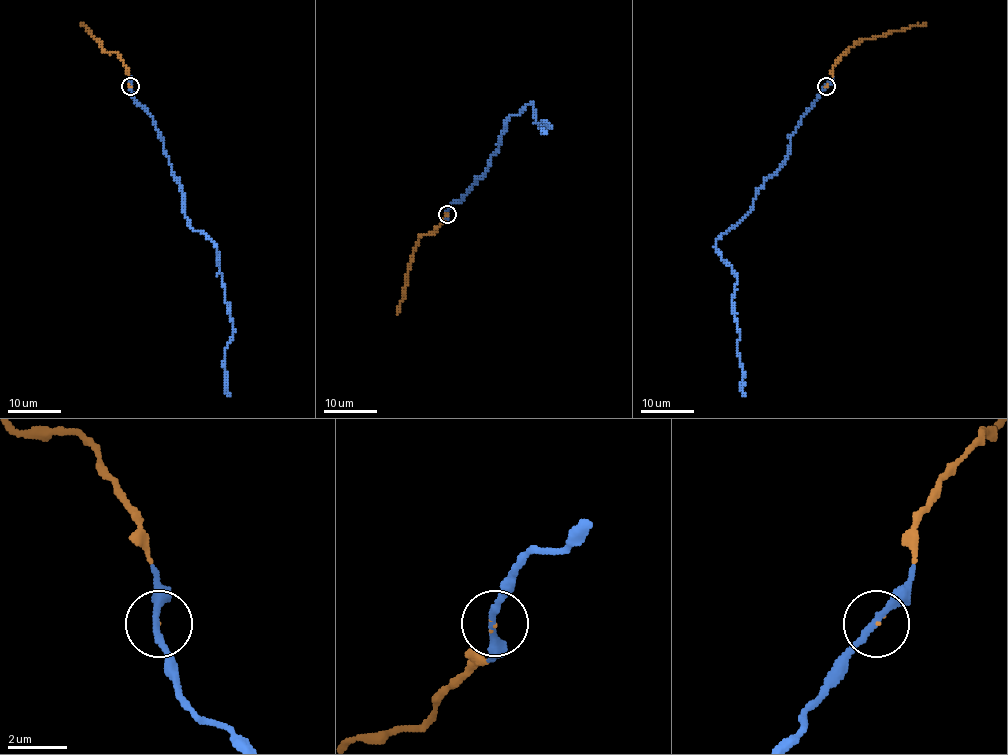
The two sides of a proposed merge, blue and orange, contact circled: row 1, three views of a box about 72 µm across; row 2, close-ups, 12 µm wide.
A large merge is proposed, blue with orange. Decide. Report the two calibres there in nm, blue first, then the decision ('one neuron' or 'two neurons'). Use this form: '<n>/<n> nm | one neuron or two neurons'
220/40 nm | one neuron

